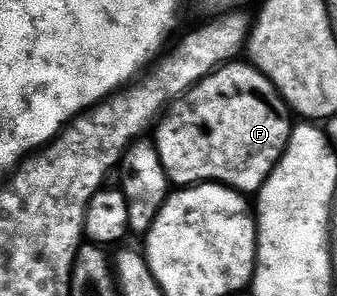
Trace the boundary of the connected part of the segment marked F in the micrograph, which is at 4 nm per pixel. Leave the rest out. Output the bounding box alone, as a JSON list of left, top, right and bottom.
[155,63,294,195]

